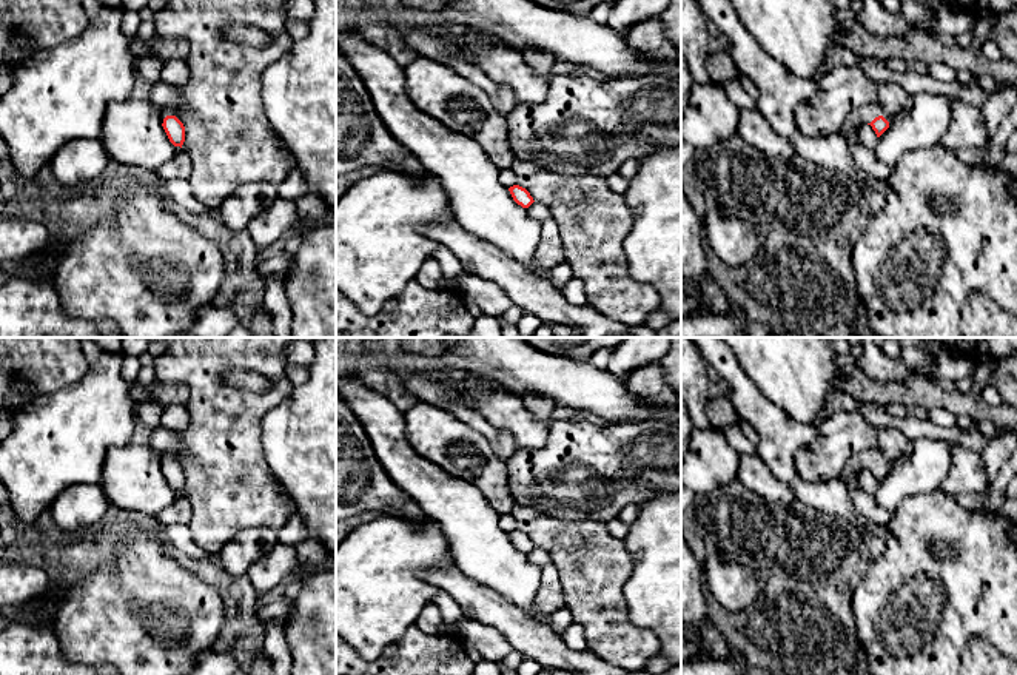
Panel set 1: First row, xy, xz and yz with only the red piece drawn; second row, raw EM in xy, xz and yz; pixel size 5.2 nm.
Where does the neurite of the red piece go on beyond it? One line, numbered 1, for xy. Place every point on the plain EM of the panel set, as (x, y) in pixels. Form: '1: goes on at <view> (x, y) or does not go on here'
1: does not go on here

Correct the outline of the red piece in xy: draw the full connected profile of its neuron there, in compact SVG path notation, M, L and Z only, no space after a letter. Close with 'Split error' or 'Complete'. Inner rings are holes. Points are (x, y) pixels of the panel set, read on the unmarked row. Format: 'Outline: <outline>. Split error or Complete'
Outline: M166 461L162 468L170 487L174 492L180 492L185 487L185 472L176 461Z. Complete

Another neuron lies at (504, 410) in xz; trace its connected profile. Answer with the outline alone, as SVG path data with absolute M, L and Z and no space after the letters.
M427 371L425 378L445 382L461 391L470 405L492 425L515 438L516 450L539 450L547 444L550 422L538 421L524 405L522 398L490 388L481 379L464 374Z

